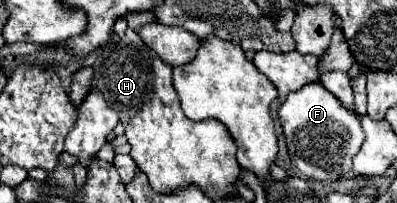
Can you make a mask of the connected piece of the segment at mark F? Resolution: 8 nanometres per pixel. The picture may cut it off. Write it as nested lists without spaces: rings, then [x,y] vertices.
[[[309,83],[301,91],[291,93],[279,109],[279,121],[287,139],[289,157],[305,177],[331,183],[351,171],[353,157],[359,153],[365,137],[361,121],[321,83]]]

